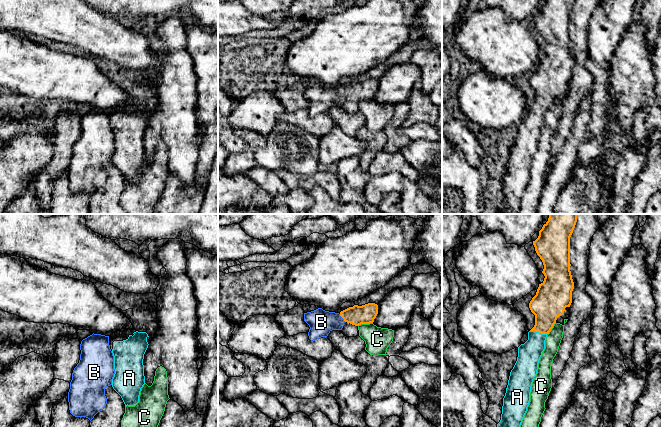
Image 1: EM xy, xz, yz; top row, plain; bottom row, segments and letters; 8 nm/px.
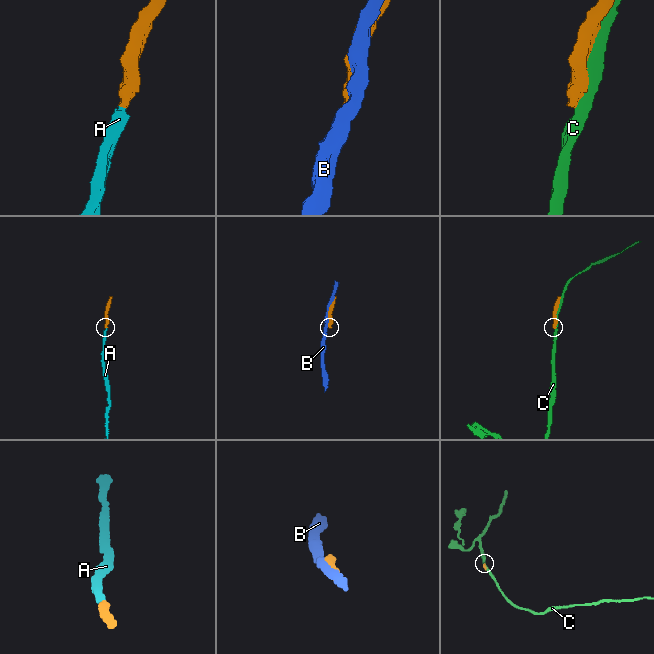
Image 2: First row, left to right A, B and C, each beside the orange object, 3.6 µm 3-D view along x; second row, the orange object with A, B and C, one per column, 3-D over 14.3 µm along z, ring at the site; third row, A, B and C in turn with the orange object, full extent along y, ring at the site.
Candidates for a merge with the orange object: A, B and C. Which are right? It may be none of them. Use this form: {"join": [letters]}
{"join": ["A"]}

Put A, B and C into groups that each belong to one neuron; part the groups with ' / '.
A / B / C

